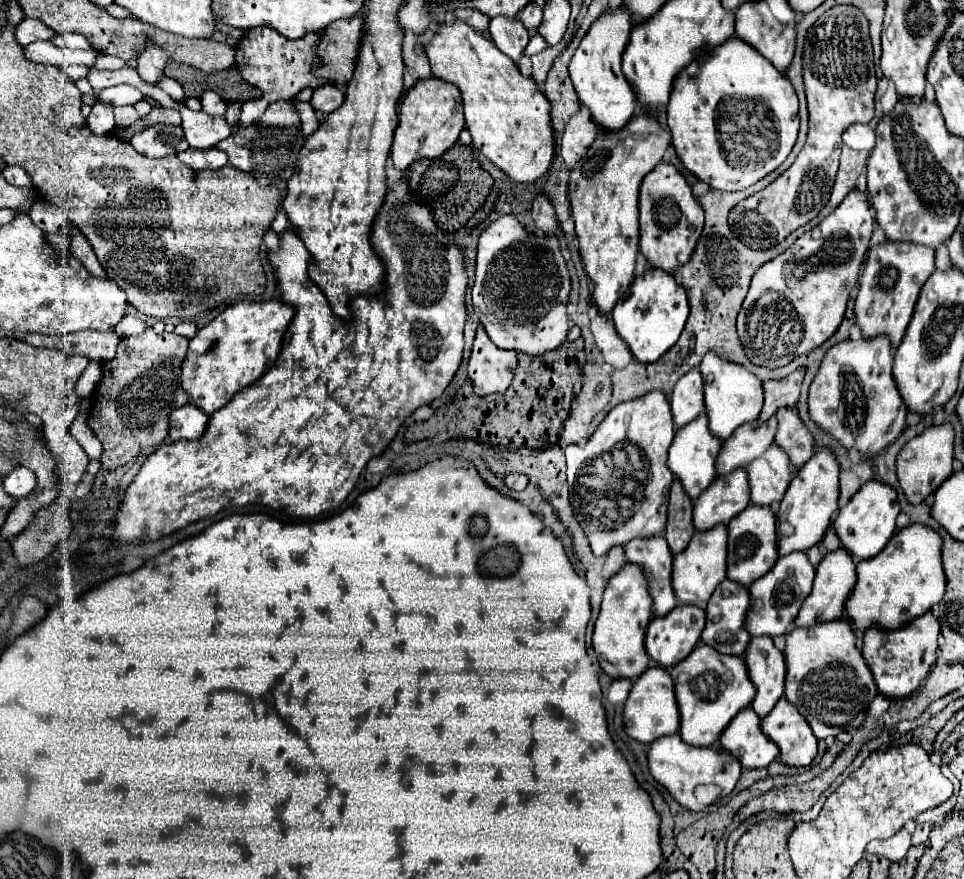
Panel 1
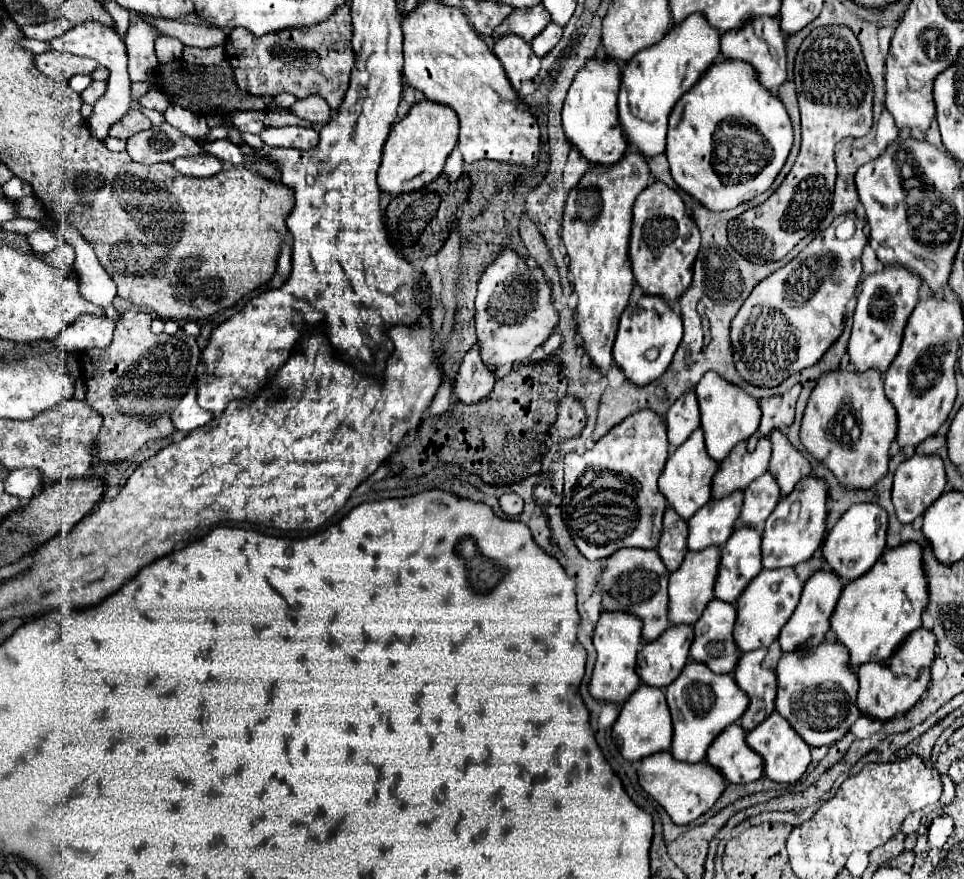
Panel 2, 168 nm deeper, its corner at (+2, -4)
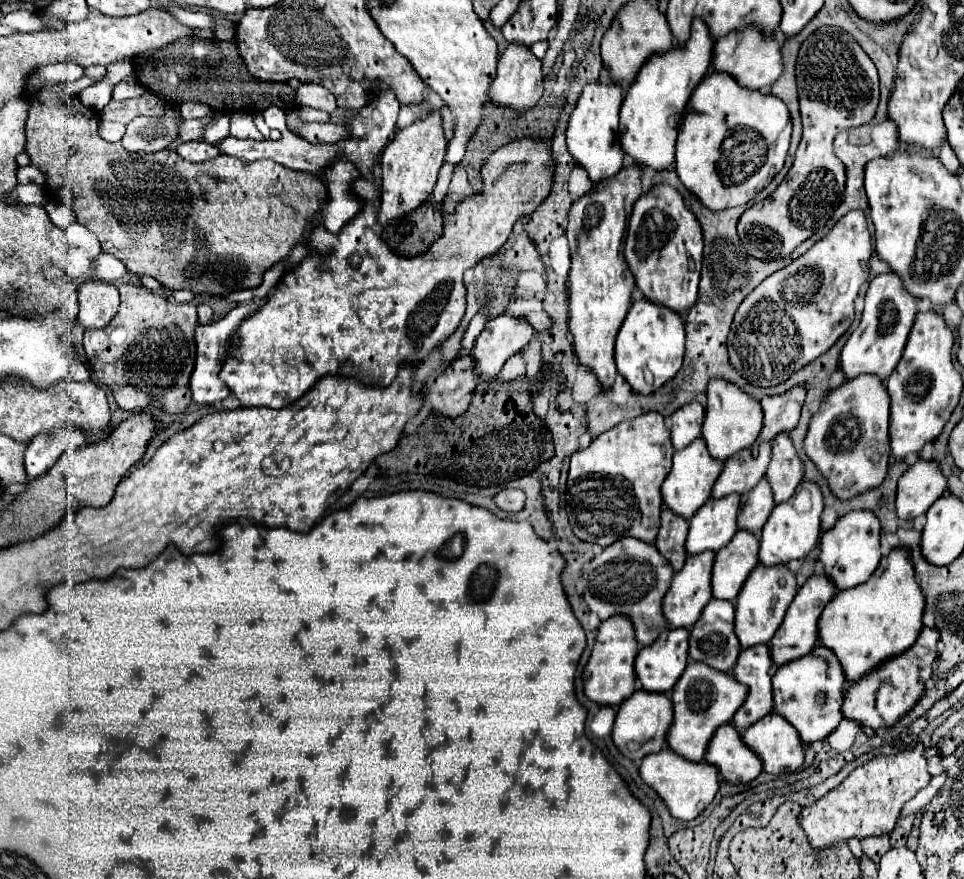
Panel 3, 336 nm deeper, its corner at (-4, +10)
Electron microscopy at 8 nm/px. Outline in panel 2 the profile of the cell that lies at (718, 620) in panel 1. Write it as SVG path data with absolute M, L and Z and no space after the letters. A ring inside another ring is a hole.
M711 600L703 612L703 616L693 624L693 632L695 632L695 640L691 644L691 652L689 656L695 662L707 664L707 668L715 674L733 674L735 670L735 662L739 660L741 652L739 646L733 640L733 624L735 624L735 606L721 602L721 600Z

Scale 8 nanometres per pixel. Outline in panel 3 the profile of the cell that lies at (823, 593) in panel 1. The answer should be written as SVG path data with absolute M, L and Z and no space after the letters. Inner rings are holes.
M811 576L797 592L793 604L789 606L787 614L785 614L785 620L781 624L781 628L775 632L773 640L769 642L769 648L771 648L771 656L773 656L773 662L777 666L789 662L789 660L795 660L795 658L801 658L805 654L809 654L813 650L813 646L819 642L819 628L817 628L817 622L819 622L819 616L823 612L823 608L829 604L829 600L837 594L837 586L833 584L833 580L827 580L827 576Z

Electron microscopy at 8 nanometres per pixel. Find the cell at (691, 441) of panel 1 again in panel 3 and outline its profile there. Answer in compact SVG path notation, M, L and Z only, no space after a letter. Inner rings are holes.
M703 438L693 440L689 446L685 446L683 450L677 450L675 456L673 456L673 468L667 474L667 478L663 482L663 488L661 488L663 502L673 512L677 512L679 516L689 520L711 496L711 488L713 488L717 476L721 474L721 468L723 468L723 462L713 460L713 456L709 456L709 452L705 448L705 440Z

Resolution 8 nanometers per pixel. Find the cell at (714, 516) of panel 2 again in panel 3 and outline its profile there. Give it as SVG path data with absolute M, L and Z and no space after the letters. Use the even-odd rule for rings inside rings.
M729 494L723 498L709 498L705 506L701 506L693 518L689 520L687 534L687 552L697 554L705 550L717 552L723 548L737 528L737 512L739 512L741 496Z

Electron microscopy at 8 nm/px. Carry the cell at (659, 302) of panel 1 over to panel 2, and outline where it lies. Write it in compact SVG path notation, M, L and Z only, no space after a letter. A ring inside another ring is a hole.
M643 296L637 308L633 308L633 312L629 314L631 316L621 316L619 320L617 340L613 344L613 360L623 370L629 382L633 382L635 386L647 386L655 382L669 368L673 354L683 336L683 322L681 322L681 316L675 314L671 306L663 298L657 298L657 296ZM649 348L659 350L659 356L653 362L645 360L645 352Z

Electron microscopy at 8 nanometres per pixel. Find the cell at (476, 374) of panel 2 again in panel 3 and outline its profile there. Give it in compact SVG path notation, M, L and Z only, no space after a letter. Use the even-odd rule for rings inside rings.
M471 354L455 358L441 376L431 378L423 386L425 400L433 404L433 410L445 416L459 416L463 414L475 394L475 388L479 384L477 364L473 362Z

